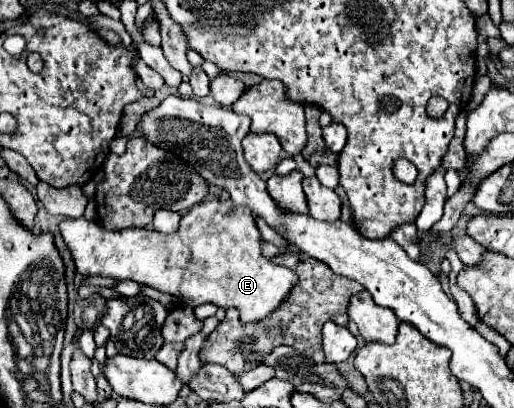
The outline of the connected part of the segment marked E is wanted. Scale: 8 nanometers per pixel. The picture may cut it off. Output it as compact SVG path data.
M205 200L181 216L175 234L161 234L145 228L119 232L105 230L99 222L85 218L61 222L77 272L85 276L111 276L133 280L167 292L187 306L211 302L219 308L239 308L241 322L259 322L271 314L297 284L297 274L261 256L261 232L245 206L231 206L231 200Z

